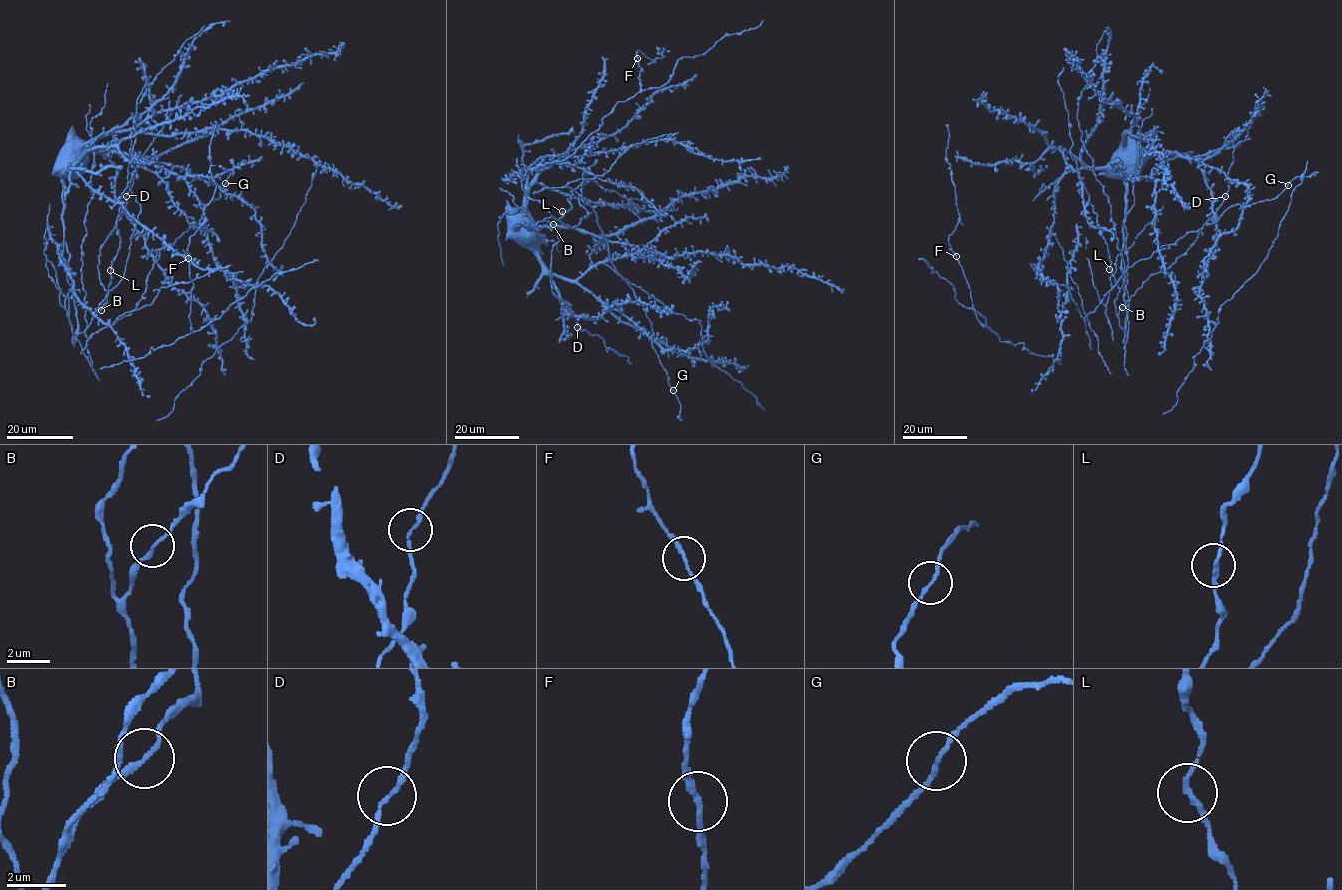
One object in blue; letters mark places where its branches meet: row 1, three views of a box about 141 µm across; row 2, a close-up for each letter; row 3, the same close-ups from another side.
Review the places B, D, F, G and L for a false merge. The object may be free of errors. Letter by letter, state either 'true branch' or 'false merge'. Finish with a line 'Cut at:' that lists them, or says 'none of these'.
B: true branch
D: true branch
F: true branch
G: true branch
L: true branch
Cut at: none of these

